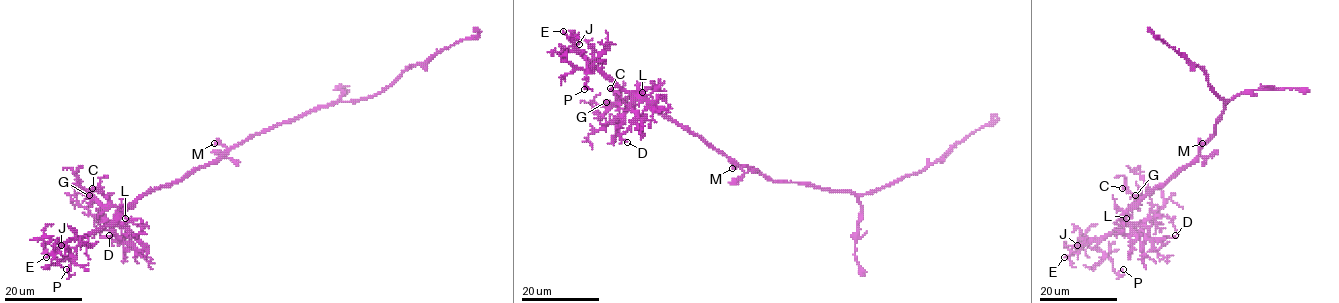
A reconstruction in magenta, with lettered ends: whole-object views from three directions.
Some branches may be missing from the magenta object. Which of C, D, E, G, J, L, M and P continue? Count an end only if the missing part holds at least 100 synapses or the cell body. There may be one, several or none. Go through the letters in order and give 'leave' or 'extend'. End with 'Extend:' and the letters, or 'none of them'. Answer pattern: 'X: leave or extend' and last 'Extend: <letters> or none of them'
C: leave
D: leave
E: extend
G: leave
J: leave
L: leave
M: leave
P: leave
Extend: E

